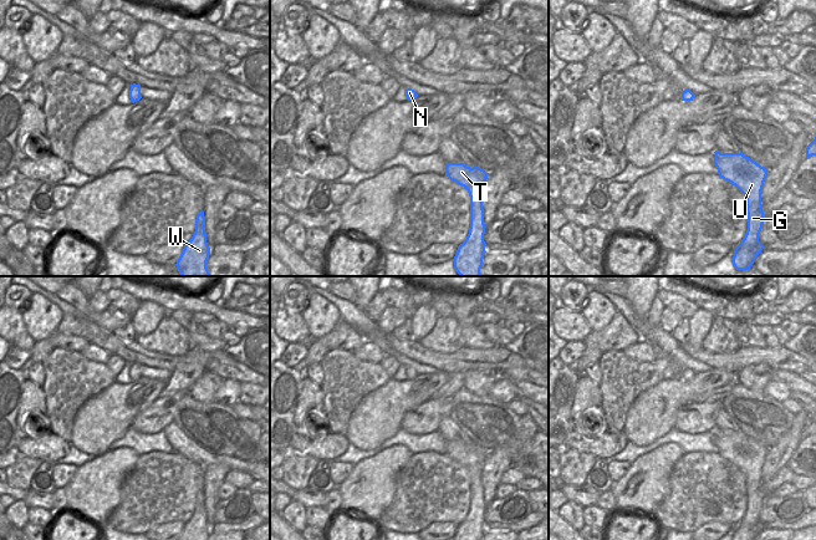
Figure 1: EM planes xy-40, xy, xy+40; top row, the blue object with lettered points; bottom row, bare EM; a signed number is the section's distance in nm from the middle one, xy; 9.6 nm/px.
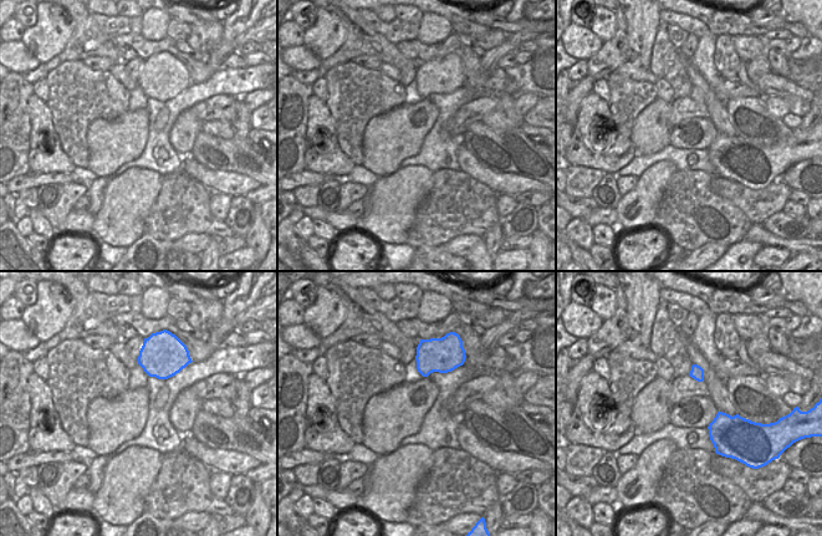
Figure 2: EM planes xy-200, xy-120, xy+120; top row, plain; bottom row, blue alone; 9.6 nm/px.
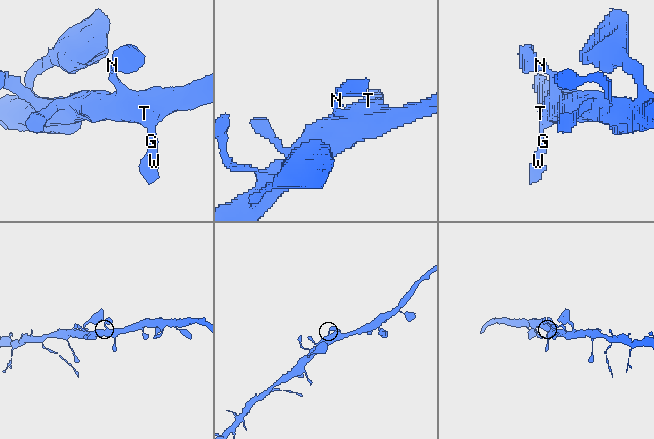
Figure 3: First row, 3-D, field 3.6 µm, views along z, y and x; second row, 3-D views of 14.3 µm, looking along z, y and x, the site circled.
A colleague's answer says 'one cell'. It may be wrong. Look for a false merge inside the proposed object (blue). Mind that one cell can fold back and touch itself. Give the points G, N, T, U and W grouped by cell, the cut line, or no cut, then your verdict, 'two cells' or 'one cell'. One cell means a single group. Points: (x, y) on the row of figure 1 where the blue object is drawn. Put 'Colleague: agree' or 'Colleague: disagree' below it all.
G N T U W | no cut | one cell
Colleague: agree

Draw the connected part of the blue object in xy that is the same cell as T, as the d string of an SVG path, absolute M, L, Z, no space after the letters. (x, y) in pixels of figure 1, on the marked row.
M445 163L445 175L464 187L470 197L470 228L469 234L463 244L458 246L458 251L453 259L454 269L460 276L481 276L480 269L483 266L483 259L485 251L485 224L484 224L484 209L483 209L483 185L489 175L484 169L479 167L468 167L464 163Z

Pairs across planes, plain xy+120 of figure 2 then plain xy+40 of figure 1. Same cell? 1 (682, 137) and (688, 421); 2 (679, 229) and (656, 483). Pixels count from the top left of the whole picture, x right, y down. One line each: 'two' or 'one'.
1: one
2: two

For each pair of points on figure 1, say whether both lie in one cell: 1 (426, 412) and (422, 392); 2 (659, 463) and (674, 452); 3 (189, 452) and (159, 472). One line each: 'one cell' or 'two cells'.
1: two cells
2: one cell
3: two cells

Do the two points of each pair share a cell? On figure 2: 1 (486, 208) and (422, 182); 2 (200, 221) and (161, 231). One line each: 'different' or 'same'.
1: different
2: same

